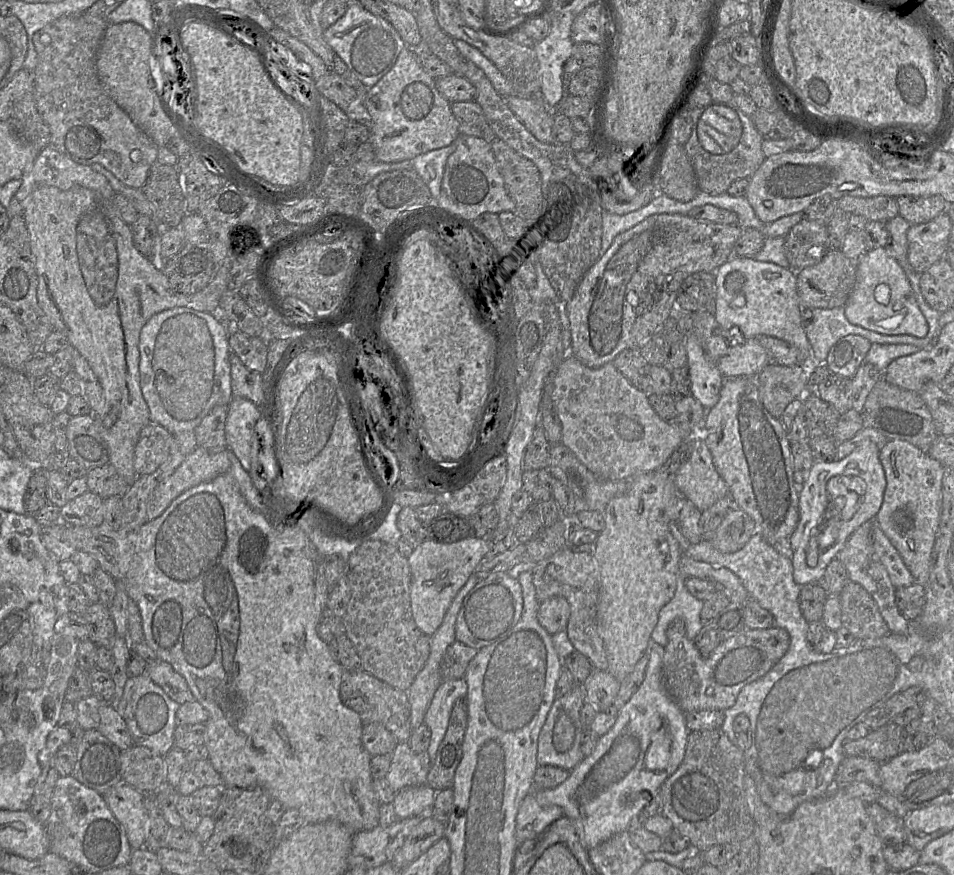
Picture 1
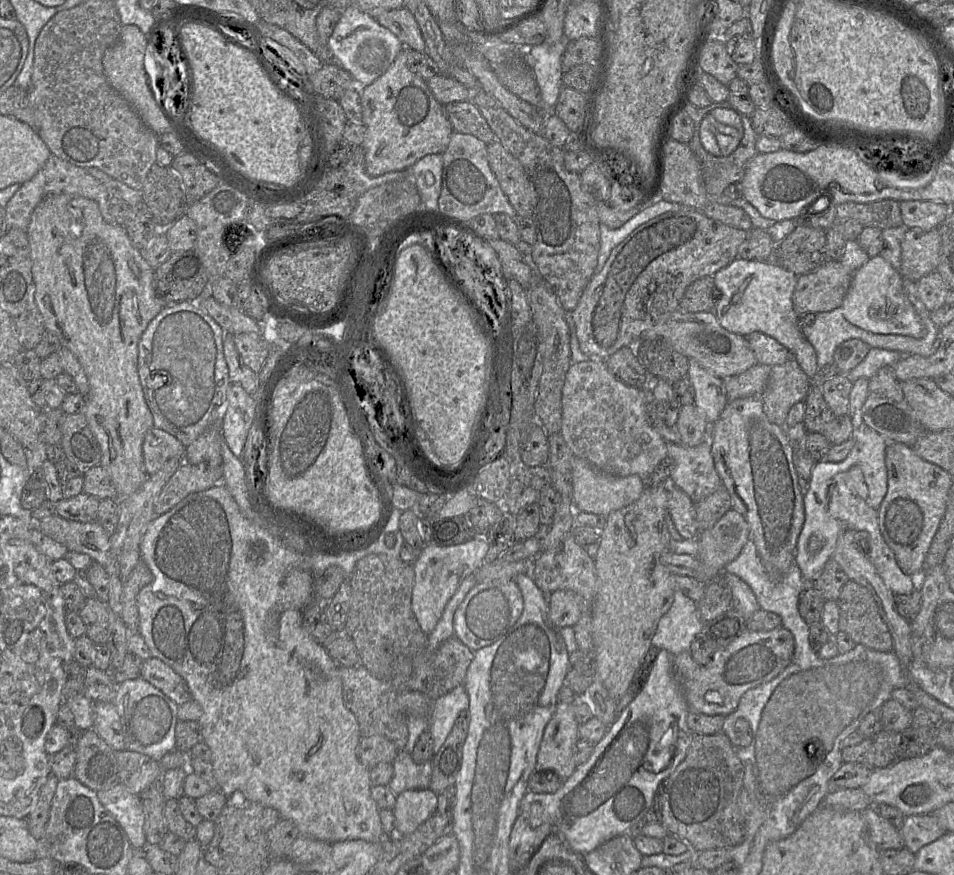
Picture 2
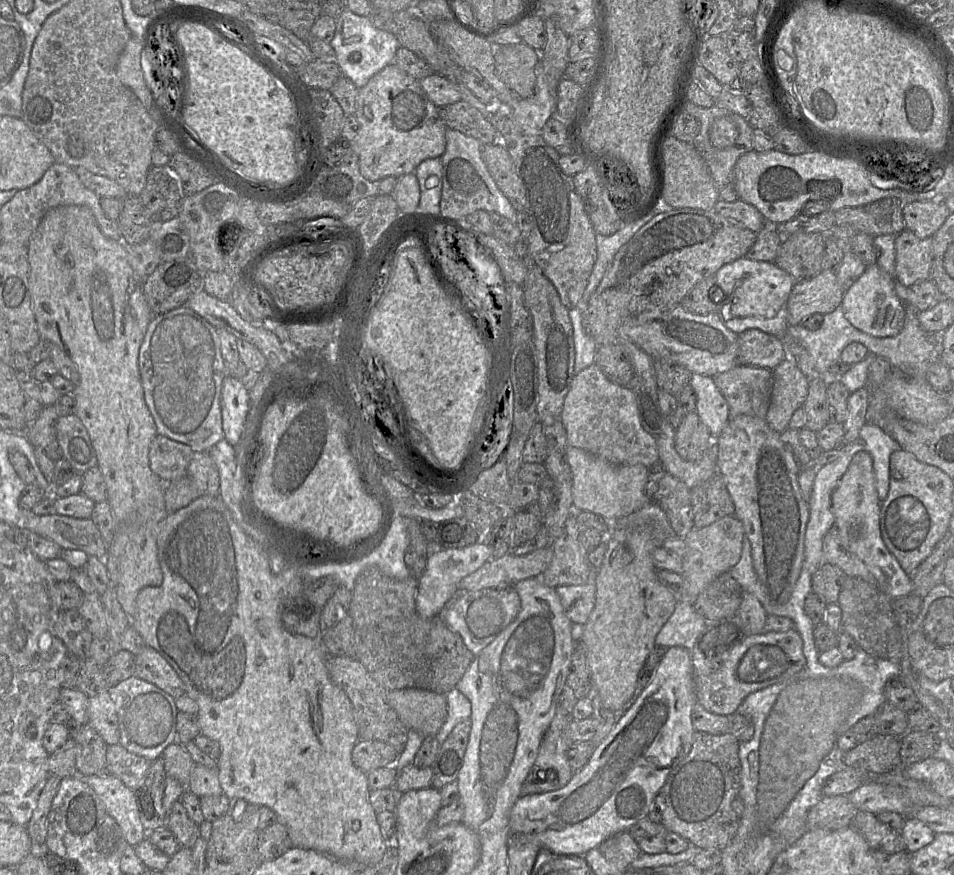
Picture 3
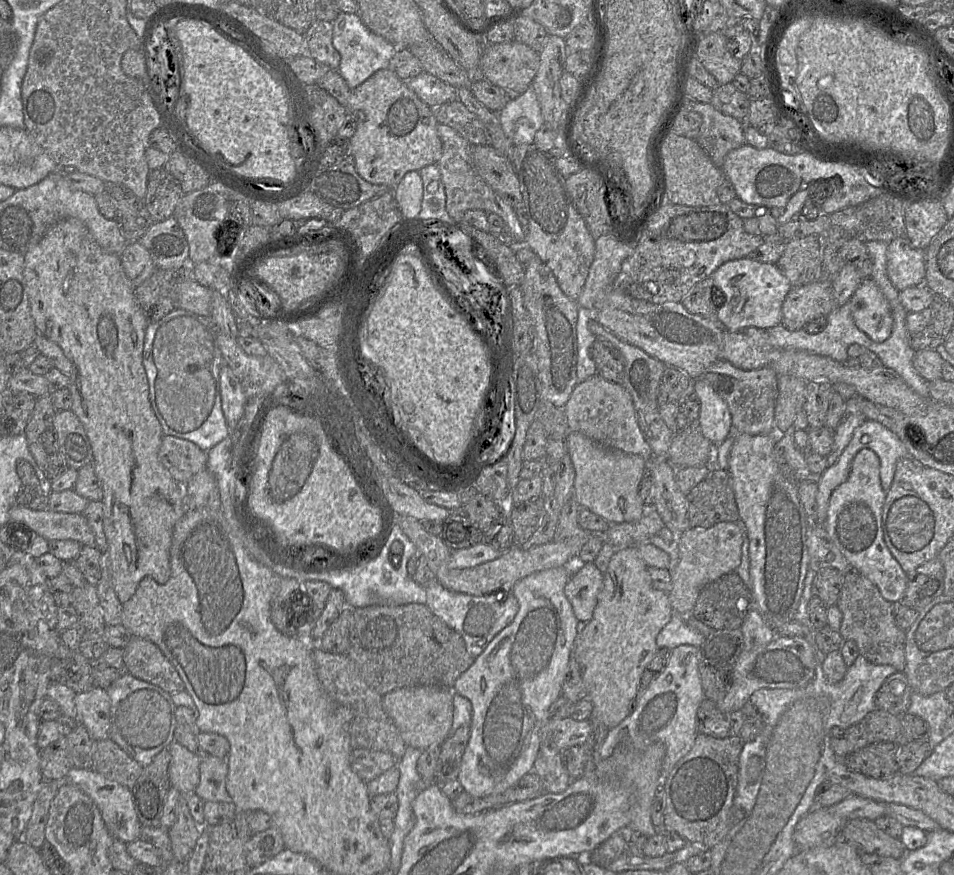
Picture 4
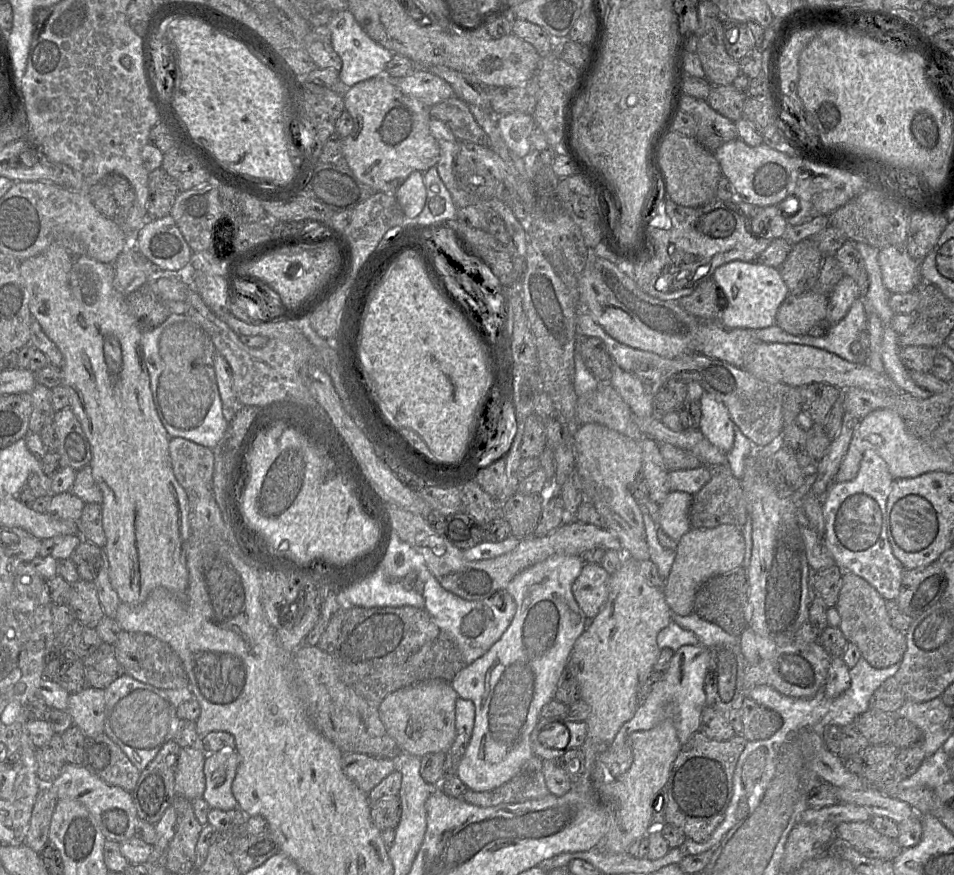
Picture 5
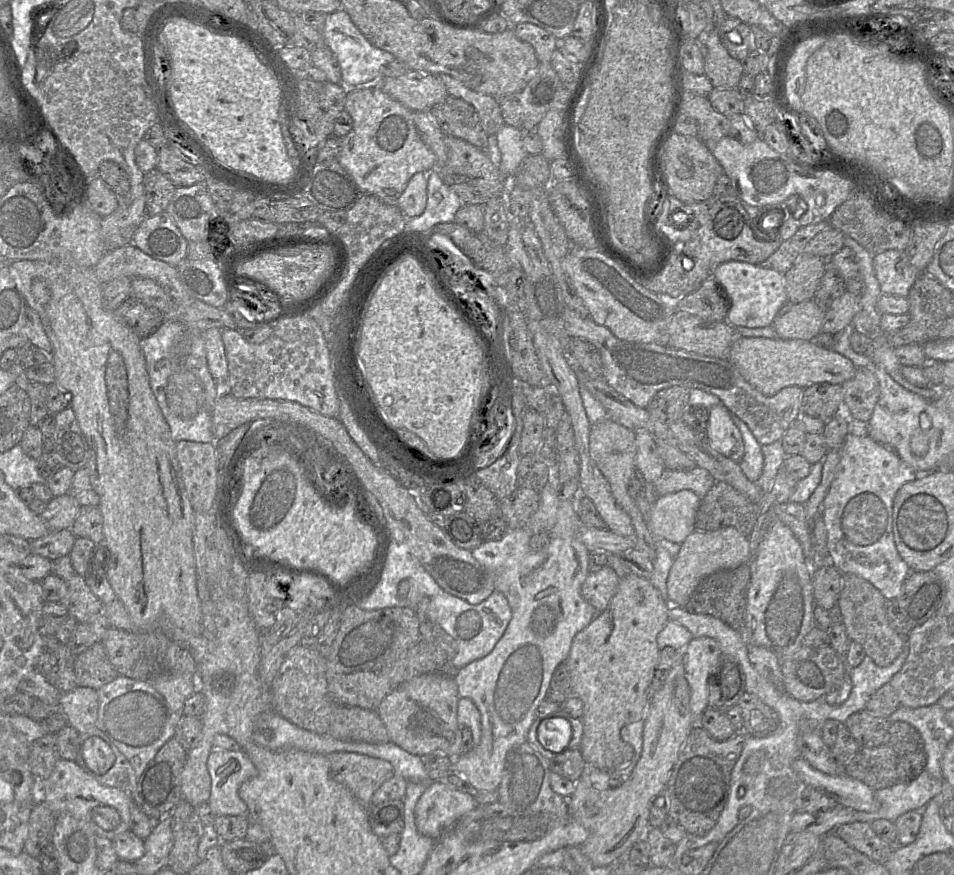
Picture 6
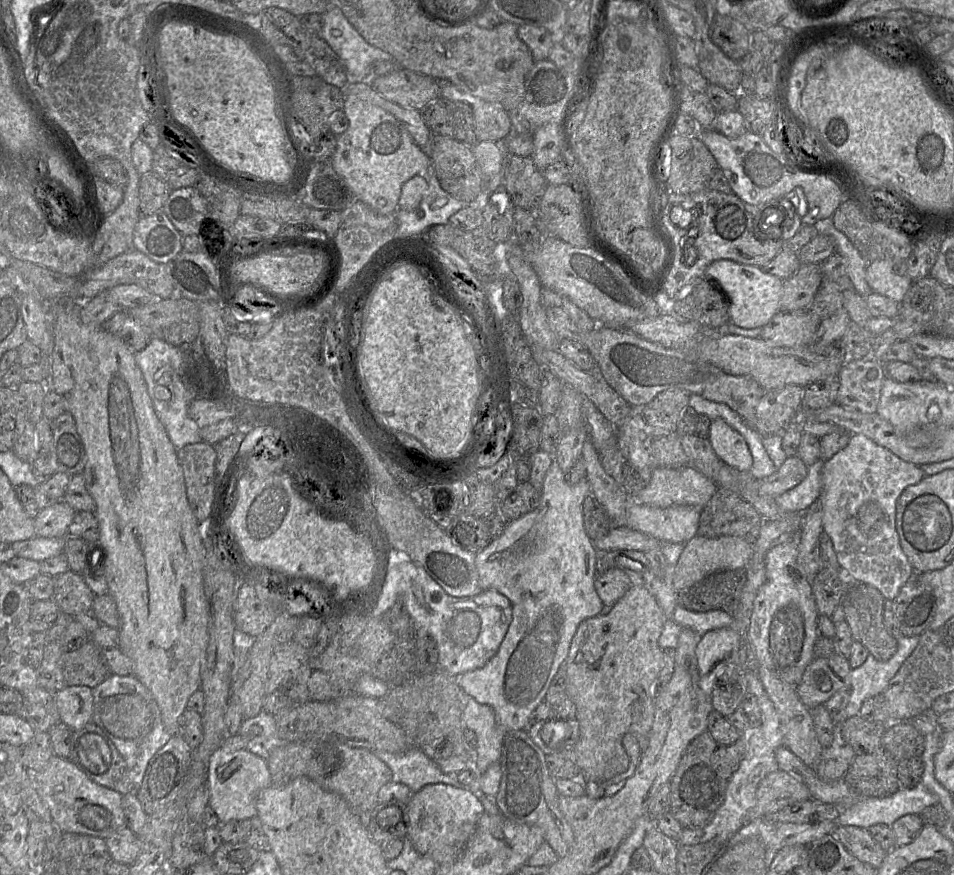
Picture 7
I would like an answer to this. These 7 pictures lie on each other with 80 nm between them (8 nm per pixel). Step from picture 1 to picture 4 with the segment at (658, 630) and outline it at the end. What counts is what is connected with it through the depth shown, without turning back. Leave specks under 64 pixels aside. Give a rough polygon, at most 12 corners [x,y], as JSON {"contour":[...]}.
{"contour":[[673,614],[656,637],[658,648],[701,647],[705,637]]}

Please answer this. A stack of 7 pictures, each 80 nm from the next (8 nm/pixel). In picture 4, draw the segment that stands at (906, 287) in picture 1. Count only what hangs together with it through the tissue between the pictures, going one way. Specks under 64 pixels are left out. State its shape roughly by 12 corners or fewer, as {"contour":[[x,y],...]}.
{"contour":[[871,277],[850,302],[859,330],[877,343],[890,337],[891,309]]}

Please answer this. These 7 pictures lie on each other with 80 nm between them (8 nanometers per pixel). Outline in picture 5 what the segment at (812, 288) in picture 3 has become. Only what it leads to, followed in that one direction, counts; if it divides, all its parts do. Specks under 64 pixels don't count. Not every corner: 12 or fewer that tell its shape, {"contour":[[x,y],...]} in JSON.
{"contour":[[789,293],[775,325],[807,335],[826,319],[828,296]]}

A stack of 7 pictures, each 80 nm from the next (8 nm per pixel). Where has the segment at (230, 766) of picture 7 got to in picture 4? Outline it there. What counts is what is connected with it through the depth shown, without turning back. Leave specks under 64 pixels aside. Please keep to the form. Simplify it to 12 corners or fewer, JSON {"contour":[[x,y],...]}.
{"contour":[[207,755],[195,794],[203,801],[231,803],[226,758]]}

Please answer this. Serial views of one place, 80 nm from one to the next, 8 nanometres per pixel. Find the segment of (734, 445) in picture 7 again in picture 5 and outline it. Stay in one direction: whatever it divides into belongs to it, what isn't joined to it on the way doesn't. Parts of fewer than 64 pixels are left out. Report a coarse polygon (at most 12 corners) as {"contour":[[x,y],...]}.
{"contour":[[705,391],[699,425],[704,437],[727,453],[735,425],[722,401]]}

